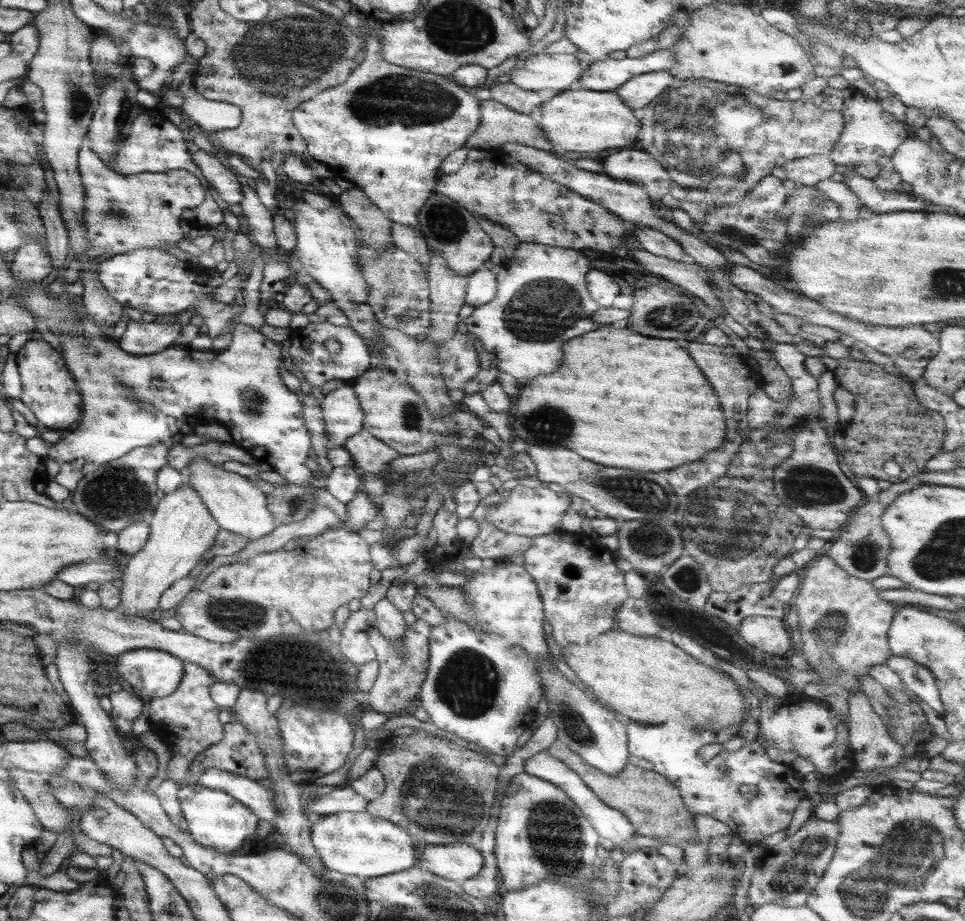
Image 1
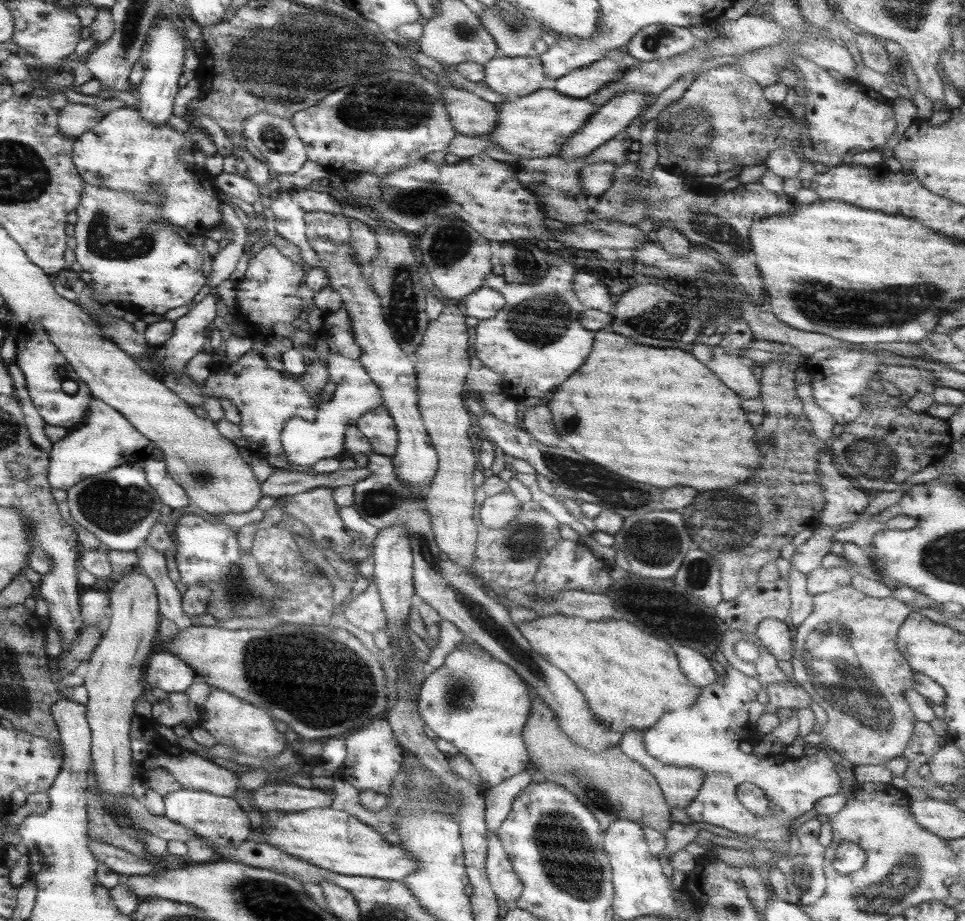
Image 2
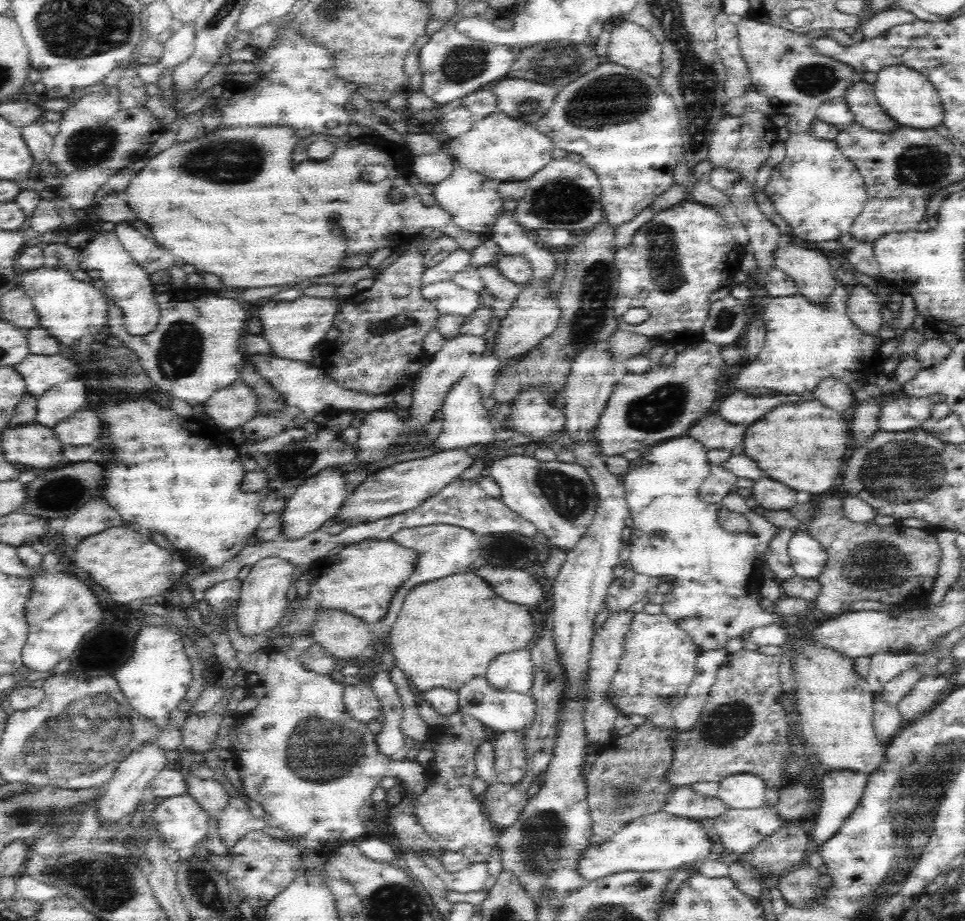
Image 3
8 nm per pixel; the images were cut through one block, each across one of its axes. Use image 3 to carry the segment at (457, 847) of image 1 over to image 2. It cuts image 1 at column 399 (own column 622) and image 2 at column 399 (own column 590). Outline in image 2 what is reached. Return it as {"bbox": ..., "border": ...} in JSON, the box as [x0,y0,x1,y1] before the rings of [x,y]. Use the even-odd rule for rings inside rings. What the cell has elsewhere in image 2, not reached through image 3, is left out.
{"bbox":[261,808,417,881],"border":[[[312,808],[283,812],[279,820],[268,820],[263,826],[261,842],[301,858],[317,868],[340,876],[363,876],[369,879],[403,881],[417,869],[416,860],[399,845],[387,842],[375,829],[361,824],[354,816],[339,809]]]}

